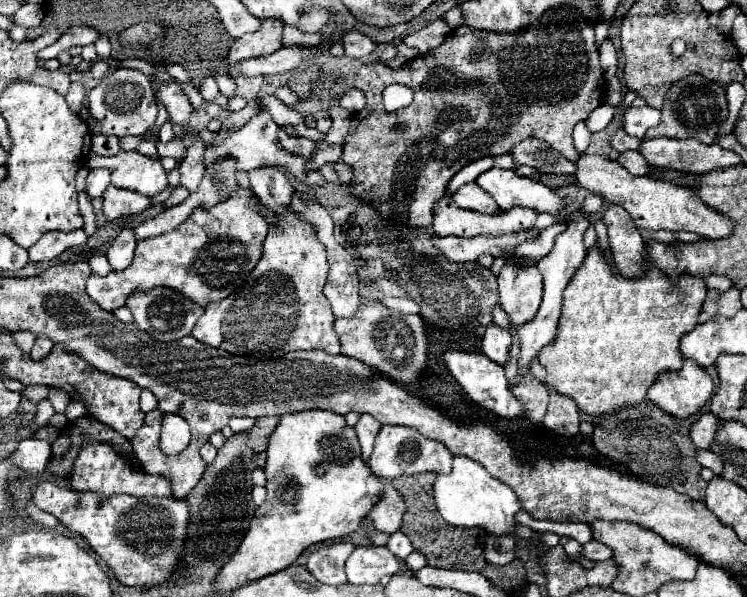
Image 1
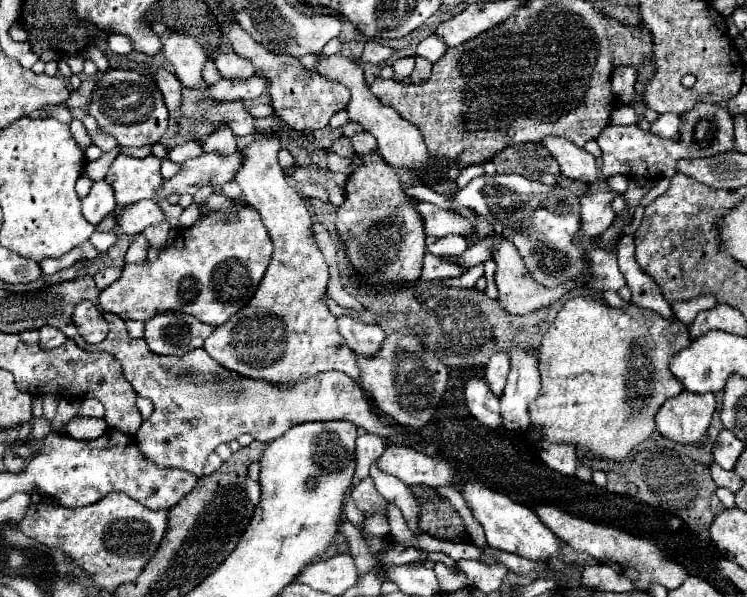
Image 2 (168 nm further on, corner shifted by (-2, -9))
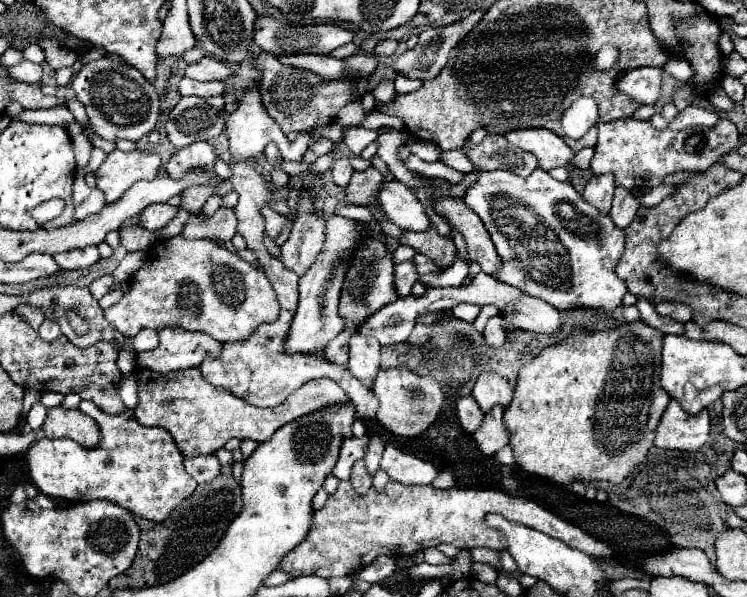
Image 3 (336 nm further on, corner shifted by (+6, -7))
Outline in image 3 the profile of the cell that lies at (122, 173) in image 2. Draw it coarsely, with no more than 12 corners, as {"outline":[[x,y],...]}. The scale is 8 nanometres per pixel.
{"outline":[[140,150],[108,154],[96,170],[106,202],[152,180],[160,158]]}

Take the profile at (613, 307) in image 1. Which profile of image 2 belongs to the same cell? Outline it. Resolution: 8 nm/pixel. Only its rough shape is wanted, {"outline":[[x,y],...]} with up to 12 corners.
{"outline":[[570,298],[528,406],[550,442],[626,460],[684,386],[688,326]]}

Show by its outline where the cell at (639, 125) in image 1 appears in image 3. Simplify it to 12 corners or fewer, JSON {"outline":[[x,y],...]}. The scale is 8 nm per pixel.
{"outline":[[688,106],[670,122],[672,130],[716,126],[716,110]]}

